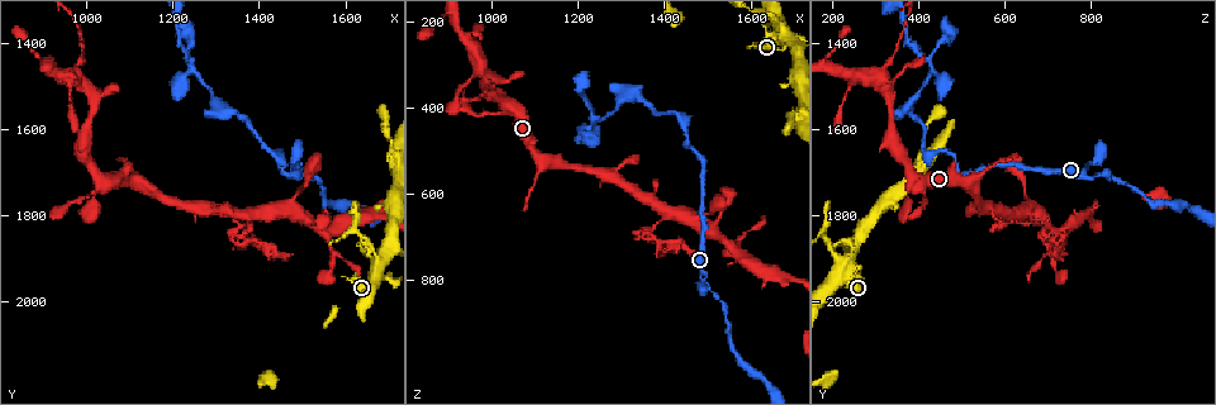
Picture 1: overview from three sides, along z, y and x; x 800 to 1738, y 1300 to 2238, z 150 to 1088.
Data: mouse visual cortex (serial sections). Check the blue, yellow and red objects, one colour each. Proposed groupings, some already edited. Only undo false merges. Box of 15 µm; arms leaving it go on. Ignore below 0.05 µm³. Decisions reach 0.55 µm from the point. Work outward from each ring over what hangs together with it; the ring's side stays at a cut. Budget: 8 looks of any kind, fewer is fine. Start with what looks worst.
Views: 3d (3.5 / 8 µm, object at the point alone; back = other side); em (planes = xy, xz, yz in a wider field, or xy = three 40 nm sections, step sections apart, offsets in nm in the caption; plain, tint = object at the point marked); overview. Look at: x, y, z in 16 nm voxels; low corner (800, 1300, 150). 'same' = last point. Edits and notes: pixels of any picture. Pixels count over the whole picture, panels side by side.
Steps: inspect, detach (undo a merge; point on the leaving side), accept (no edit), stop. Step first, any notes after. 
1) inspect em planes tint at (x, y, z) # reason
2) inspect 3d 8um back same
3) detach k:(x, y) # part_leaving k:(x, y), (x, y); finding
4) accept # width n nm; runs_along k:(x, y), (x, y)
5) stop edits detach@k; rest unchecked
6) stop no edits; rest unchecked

inspect em planes tint at (1675, 1940, 210) # thin arm on a thick one

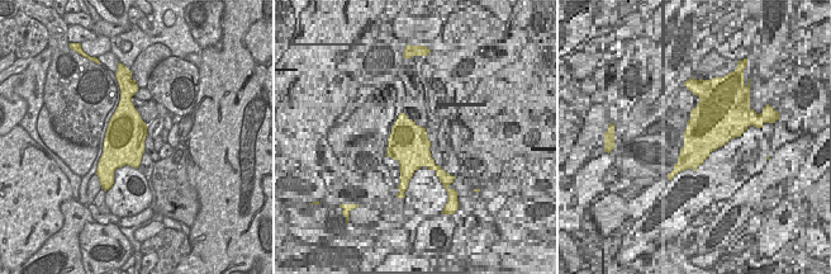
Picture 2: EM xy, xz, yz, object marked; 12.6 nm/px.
inspect 3d 3.5um same

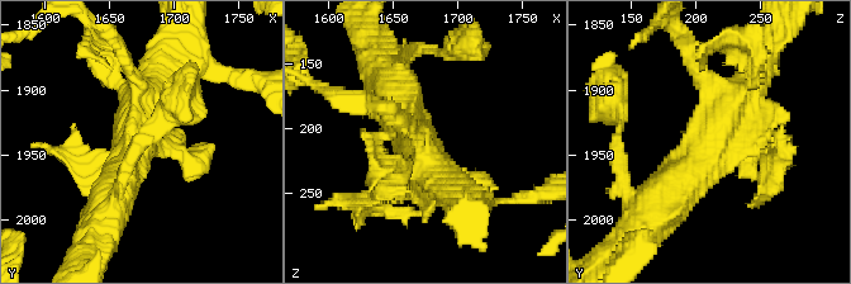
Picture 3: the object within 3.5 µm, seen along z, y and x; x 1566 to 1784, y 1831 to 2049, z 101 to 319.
accept # width 500 nm; runs_along 3:(765, 170), (736, 131), (713, 135), (659, 193); continuous, no second cell

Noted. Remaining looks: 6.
inspect 3d 8um at (1425, 1660, 415) # abrupt turn

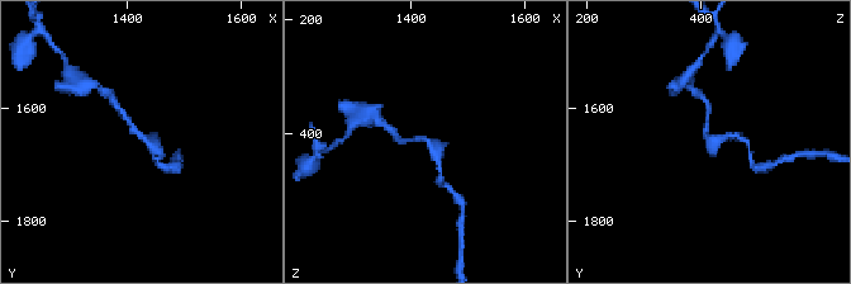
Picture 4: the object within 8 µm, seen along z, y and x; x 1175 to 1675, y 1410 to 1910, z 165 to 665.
inspect em xy step 3 tint at (1425, 1655, 410)

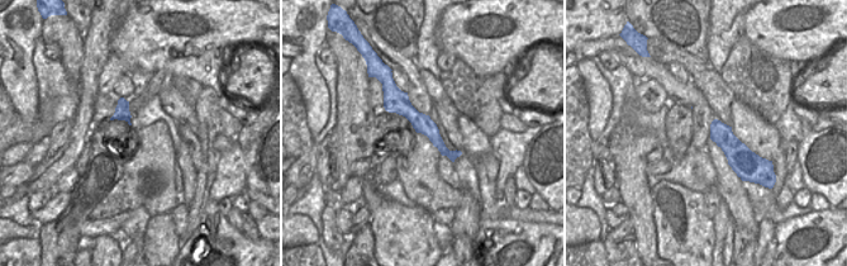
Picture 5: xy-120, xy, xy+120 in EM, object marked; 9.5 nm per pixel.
accept # runs_along 4:(157, 137), (139, 136), (118, 107); one cell here

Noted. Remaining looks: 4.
inspect 3d 3.5um at (1250, 1465, 430) # small branch off a trunk

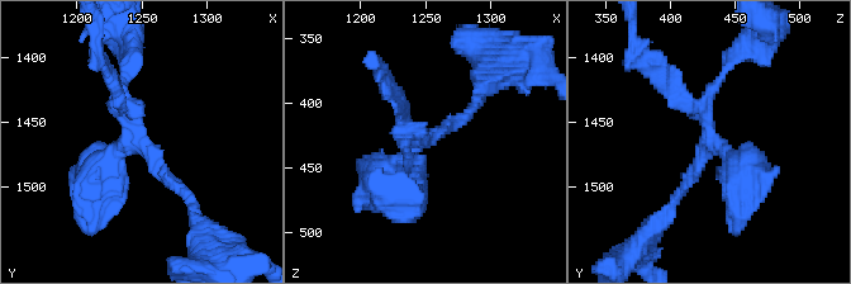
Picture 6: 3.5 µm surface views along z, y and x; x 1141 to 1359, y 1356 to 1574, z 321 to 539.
inspect em xy step 3 tint at (1248, 1466, 428) # now the EM

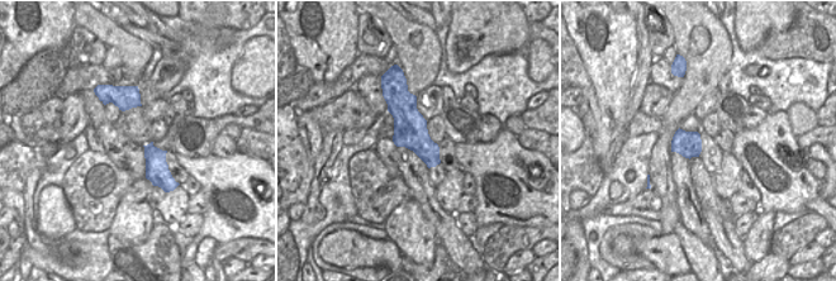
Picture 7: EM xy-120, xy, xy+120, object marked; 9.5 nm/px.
accept # width 320 nm; runs_along 6:(190, 202), (120, 104), (124, 74); continuous, no second cell

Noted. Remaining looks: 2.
stop no edits; rest unchecked

